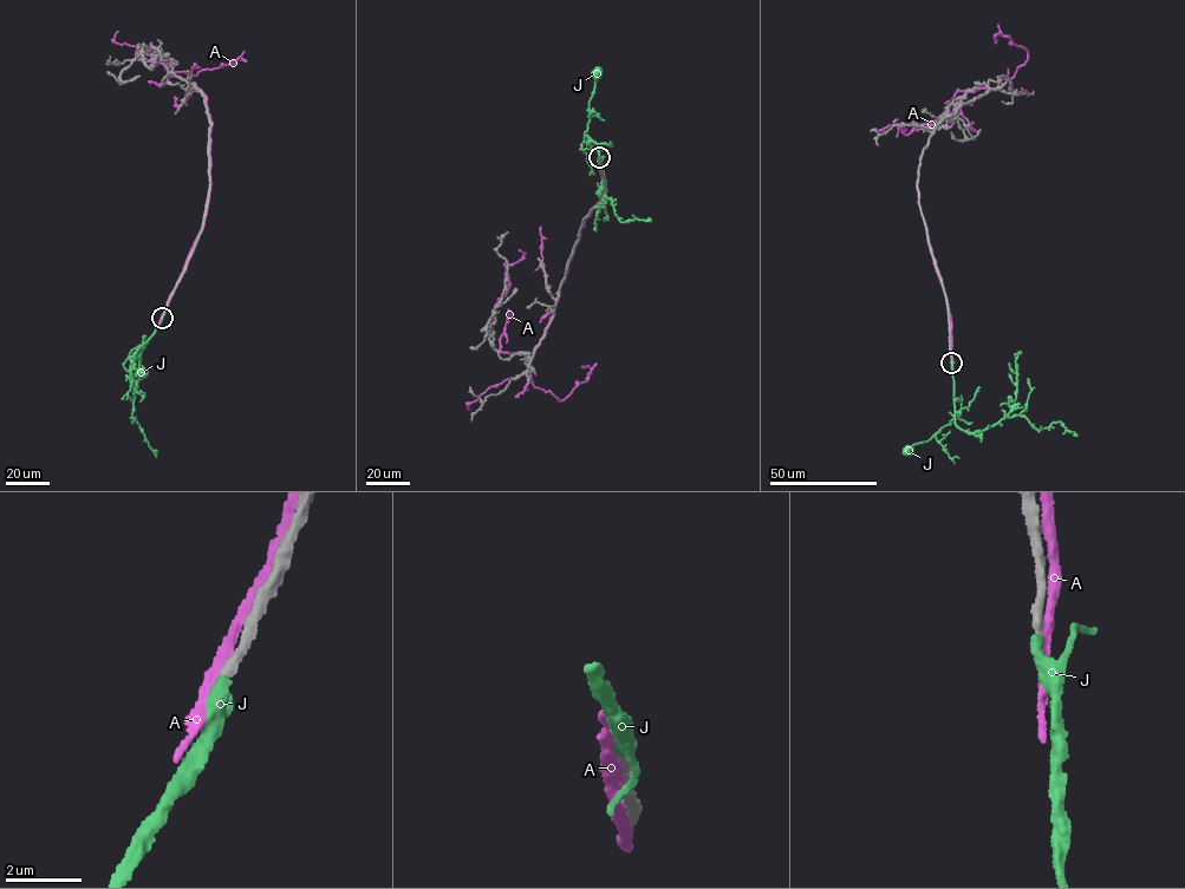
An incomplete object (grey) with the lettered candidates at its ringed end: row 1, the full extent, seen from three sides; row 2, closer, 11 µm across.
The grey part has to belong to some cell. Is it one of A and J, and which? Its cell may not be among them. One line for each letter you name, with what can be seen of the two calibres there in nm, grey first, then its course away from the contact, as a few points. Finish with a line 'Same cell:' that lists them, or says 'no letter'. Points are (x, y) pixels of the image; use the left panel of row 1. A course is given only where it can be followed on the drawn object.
J: 260/240 nm | via (162, 318), (136, 357), (130, 358), (135, 368), (142, 371)
Same cell: J

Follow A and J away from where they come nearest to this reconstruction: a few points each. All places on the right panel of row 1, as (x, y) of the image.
A: (951, 361), (919, 157), (938, 122), (990, 89), (967, 91), (943, 121), (907, 135), (900, 125), (896, 137)
J: (951, 363), (952, 419), (928, 440), (907, 450)

